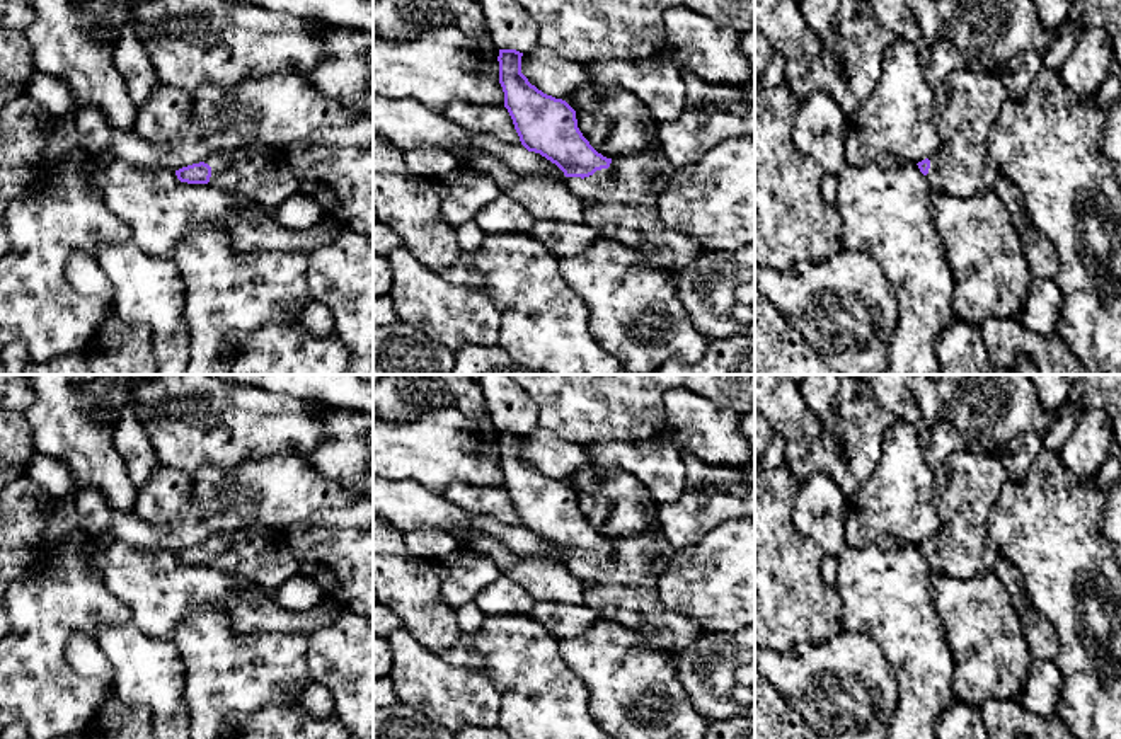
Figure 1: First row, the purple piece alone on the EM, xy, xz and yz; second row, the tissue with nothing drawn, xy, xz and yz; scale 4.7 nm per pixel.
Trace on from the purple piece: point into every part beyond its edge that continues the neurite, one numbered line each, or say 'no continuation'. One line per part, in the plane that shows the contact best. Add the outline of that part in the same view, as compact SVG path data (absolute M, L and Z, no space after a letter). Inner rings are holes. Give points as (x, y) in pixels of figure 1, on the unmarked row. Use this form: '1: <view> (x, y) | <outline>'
1: xz (620, 583) | M642 533L613 540L608 550L589 559L564 562L581 581L586 606L644 635L673 659L680 647L705 633L697 620L668 610L661 601L658 582L675 552L661 533Z

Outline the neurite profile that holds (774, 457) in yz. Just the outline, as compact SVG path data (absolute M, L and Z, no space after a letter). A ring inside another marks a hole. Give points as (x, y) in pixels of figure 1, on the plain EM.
M773 434L763 456L758 461L755 461L755 473L784 467L784 465L787 465L784 456L784 439L782 436Z

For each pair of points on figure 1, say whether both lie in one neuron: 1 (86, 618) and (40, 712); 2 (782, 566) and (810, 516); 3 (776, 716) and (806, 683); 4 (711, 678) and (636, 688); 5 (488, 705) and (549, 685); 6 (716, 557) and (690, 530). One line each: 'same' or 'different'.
1: same
2: different
3: different
4: different
5: different
6: different

